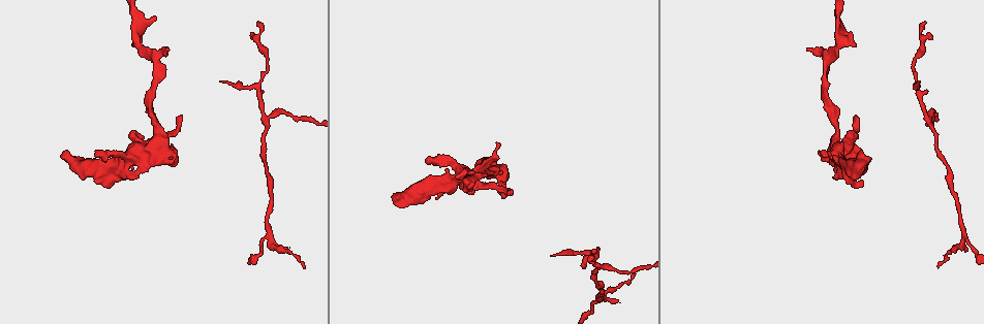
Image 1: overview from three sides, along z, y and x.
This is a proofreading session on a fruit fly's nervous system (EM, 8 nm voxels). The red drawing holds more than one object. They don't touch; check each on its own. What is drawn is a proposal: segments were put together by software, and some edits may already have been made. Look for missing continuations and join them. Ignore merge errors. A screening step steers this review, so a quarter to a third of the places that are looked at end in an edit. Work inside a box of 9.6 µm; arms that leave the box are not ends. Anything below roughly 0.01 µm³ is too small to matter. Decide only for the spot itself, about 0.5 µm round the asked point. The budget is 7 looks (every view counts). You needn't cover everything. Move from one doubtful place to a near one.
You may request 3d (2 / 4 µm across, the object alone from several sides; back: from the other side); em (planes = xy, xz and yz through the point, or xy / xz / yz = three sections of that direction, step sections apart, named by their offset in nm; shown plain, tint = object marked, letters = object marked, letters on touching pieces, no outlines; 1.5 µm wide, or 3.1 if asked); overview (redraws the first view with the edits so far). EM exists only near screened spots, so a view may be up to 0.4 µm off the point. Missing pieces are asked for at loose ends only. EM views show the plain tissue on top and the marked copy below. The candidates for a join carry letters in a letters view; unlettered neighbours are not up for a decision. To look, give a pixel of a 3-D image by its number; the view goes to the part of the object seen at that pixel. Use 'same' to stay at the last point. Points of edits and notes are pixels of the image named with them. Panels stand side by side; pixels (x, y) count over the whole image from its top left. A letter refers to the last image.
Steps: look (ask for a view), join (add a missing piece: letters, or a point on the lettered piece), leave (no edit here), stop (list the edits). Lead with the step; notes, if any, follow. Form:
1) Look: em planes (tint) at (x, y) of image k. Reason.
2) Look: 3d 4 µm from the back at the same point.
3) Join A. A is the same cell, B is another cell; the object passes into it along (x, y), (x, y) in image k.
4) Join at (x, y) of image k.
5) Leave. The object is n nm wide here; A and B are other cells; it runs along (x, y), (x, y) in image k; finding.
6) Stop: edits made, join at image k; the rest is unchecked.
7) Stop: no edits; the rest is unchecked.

Look: 3d 4 µm from the back at (175, 166) of image 1. An open end.

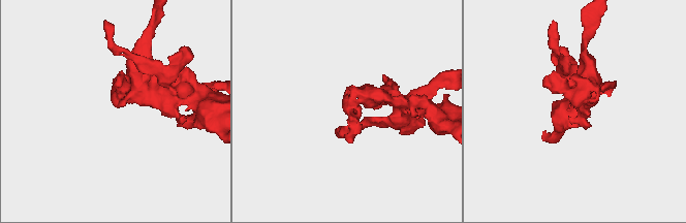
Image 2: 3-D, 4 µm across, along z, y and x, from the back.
Look: em planes (letters) at (578, 104) of image 2. Need the tissue.

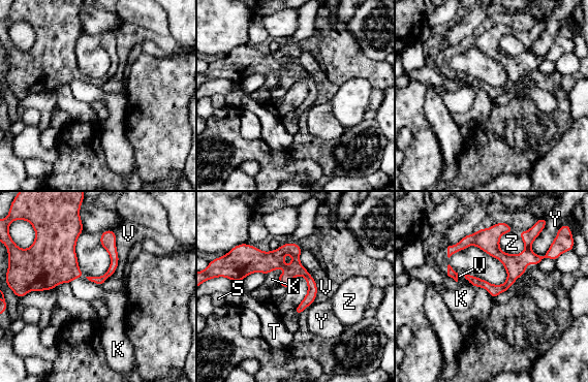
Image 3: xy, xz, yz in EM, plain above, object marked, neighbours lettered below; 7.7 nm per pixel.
Leave. K, S, T, V, Y and Z are other cells; no lettered piece goes on from it.

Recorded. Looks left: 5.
Look: em planes (letters) at (155, 19) of image 1. Tapers out.

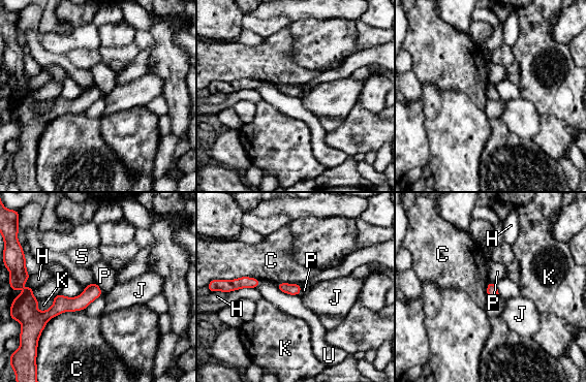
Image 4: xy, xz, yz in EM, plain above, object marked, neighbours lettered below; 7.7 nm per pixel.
Leave. The object is 90 nm wide here; C, H, J, K, P, S and U are other cells; it runs along (98, 291), (40, 315) in image 4; no lettered piece goes on from it.

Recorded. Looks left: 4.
Look: 3d 2 µm from the back at (617, 301) of image 1. Tapers out.

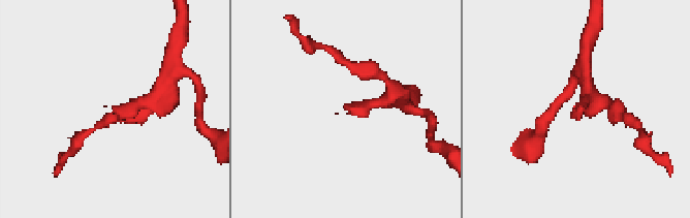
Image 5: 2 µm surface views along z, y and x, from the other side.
Look: em xy step 8 (tint) at (576, 112) of image 5.

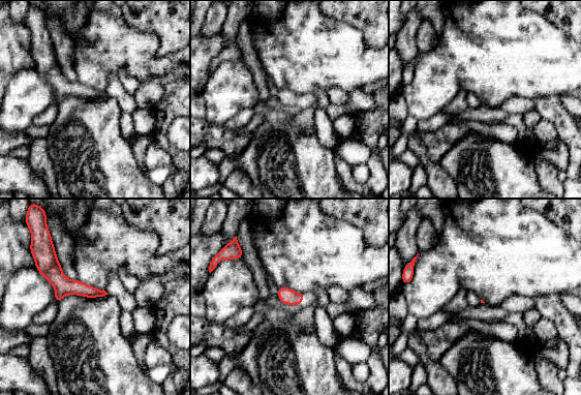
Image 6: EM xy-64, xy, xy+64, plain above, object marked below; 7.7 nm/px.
Look: em xy step 8 (letters) at the same point.

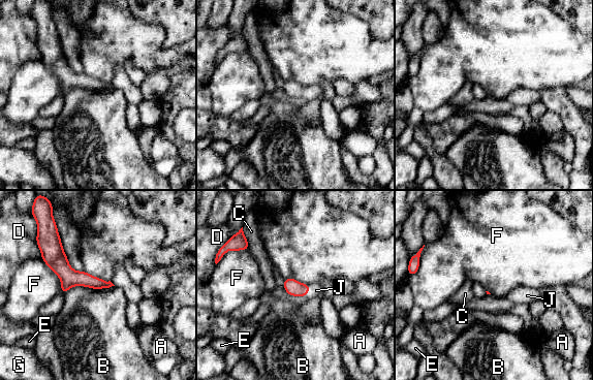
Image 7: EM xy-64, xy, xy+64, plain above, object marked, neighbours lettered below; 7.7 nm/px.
Join at (316, 290) of image 7. The longest contact is with B, 400 nm; J is the same cell, A, B, C, D, E, F and G are other cells; the object passes into it along (294, 288), (302, 296), (316, 290) in image 7; the neuron continues.

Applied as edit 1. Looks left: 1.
Stop: edits made, join at image 7; the rest is unchecked.

